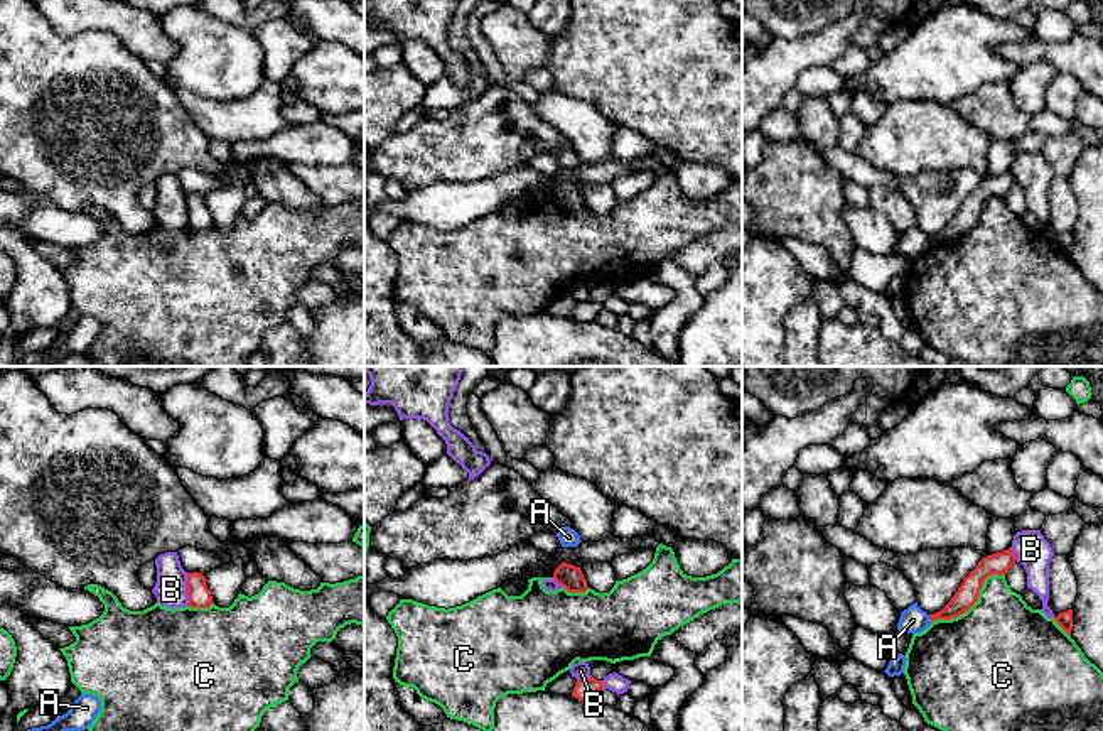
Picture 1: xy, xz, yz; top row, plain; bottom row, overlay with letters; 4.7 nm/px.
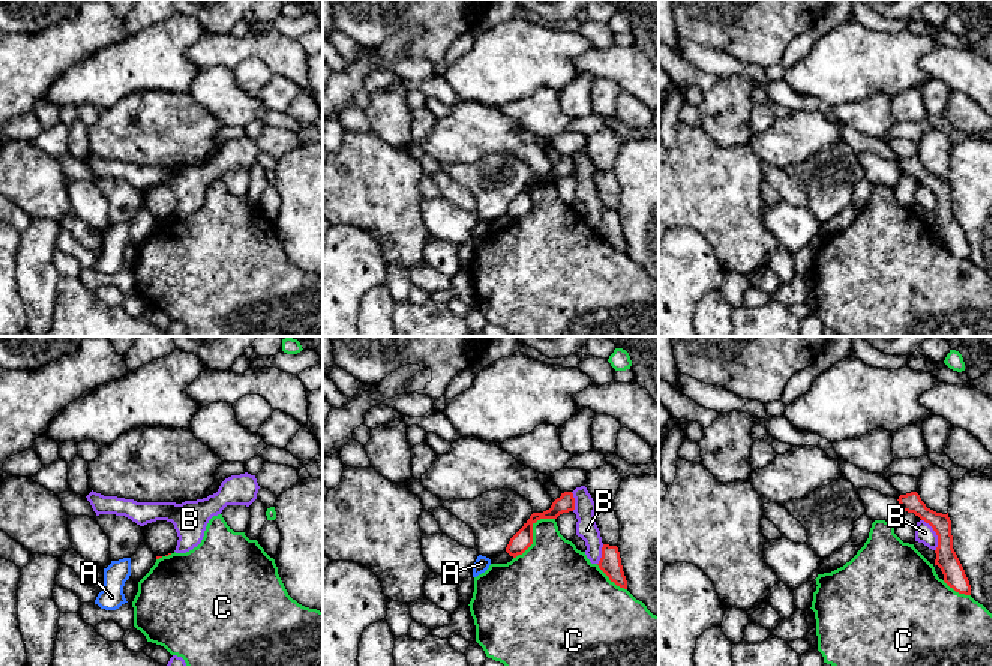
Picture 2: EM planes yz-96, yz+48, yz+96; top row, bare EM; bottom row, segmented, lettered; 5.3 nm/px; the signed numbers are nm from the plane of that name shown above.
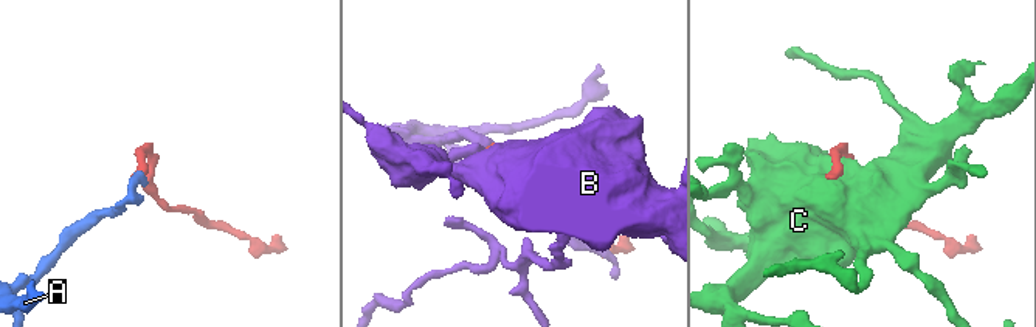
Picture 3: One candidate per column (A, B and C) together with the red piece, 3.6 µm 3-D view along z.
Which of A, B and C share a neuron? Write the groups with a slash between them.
A / B / C

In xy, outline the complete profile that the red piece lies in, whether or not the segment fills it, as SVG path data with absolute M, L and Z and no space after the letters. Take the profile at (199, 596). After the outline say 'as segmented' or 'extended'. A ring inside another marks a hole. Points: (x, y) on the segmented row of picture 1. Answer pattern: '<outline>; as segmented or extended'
M187 572L187 596L191 608L209 608L213 604L211 591L201 572Z; as segmented

